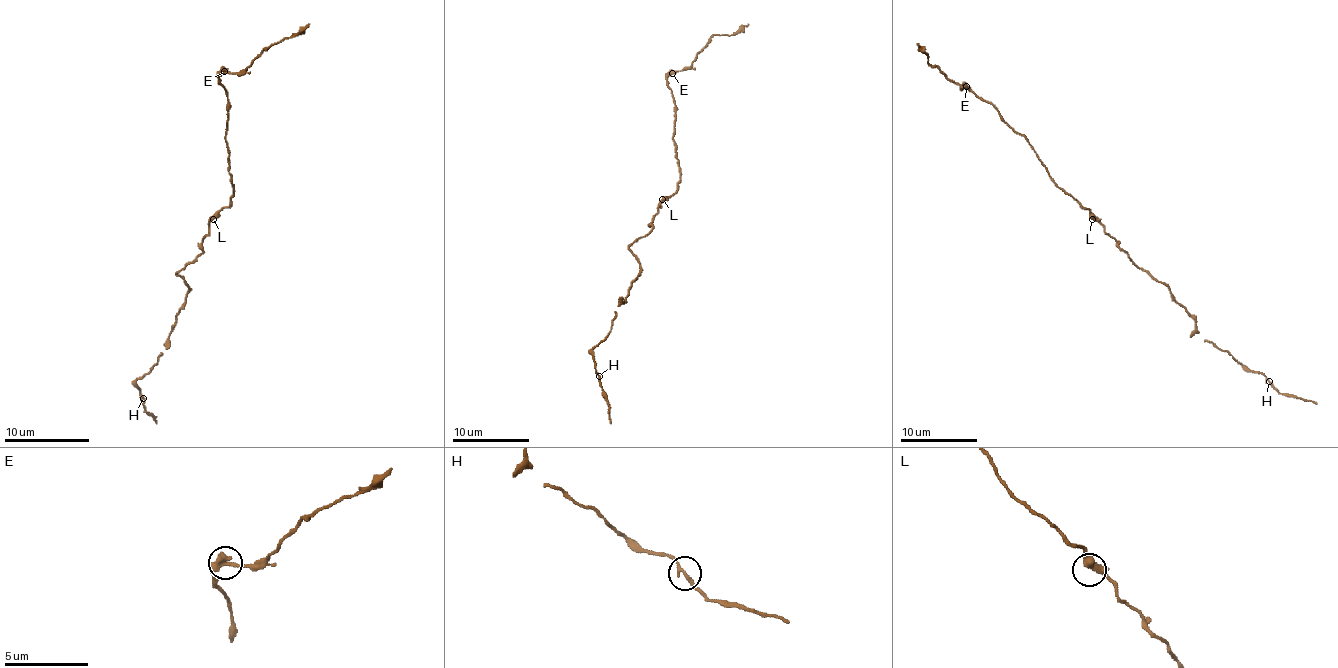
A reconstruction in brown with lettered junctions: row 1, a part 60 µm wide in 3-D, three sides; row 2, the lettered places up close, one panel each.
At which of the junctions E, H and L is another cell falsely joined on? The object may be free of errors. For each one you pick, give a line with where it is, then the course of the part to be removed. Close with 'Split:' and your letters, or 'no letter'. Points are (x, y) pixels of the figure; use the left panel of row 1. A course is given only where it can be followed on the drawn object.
E: (224, 71) | (224, 72), (243, 72), (271, 44), (292, 38), (309, 23)
Split: E

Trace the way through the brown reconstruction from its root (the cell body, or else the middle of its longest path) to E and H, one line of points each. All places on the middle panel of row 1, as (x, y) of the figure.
E: (658, 210), (658, 206), (677, 189), (679, 179), (679, 160), (673, 141), (675, 101), (668, 85), (671, 74)
H: (658, 210), (652, 229), (629, 247), (639, 273), (618, 306), (610, 333), (593, 350), (598, 375)

